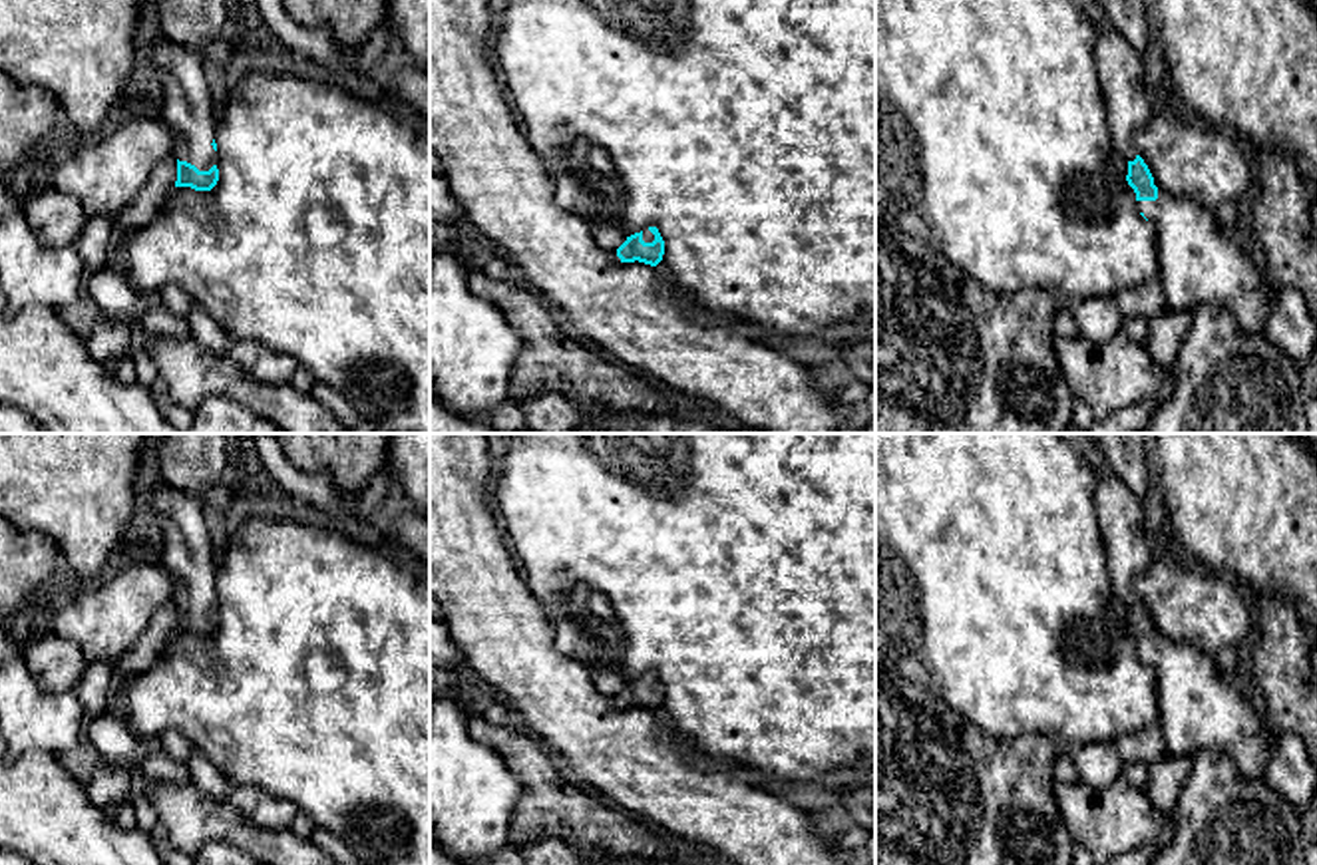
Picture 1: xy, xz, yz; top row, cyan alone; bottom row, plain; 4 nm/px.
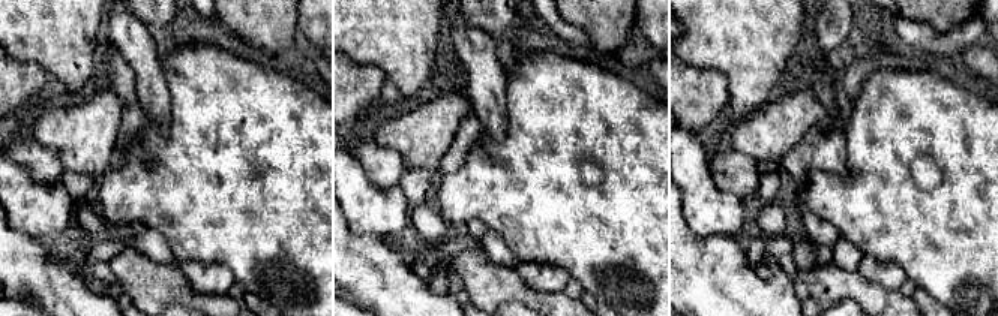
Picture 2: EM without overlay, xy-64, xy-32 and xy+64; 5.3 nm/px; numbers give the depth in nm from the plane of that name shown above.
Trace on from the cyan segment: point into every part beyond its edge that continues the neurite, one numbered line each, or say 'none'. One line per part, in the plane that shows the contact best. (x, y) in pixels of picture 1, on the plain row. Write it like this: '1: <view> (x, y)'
1: xy (186, 549)
2: yz (1200, 708)

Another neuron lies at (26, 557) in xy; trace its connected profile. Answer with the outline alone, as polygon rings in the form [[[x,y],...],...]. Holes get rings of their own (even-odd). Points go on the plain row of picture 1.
[[[0,517],[0,616],[12,618],[28,608],[34,595],[48,583],[56,541],[42,531],[22,531]]]

